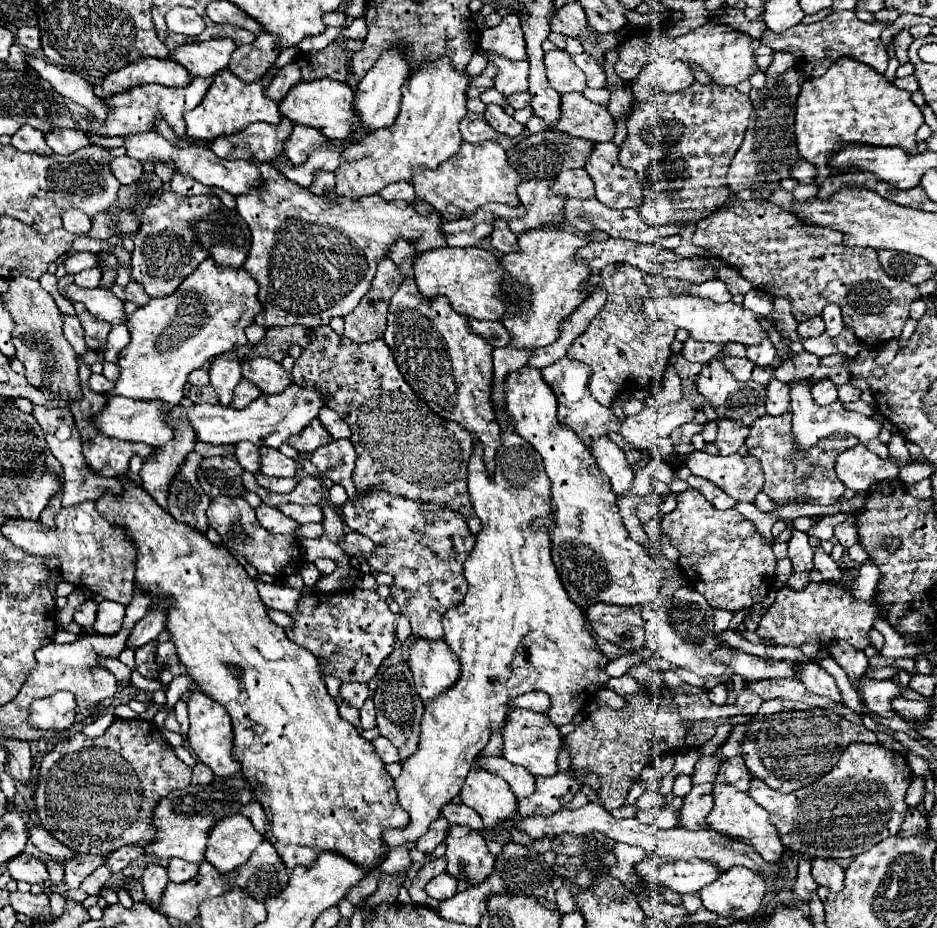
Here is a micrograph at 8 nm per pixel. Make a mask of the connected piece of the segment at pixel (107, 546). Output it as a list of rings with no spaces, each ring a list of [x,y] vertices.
[[[87,501],[83,505],[63,507],[55,517],[55,529],[49,529],[41,521],[7,517],[1,523],[1,533],[29,555],[57,557],[61,561],[59,571],[63,581],[75,587],[85,587],[91,593],[101,595],[103,599],[119,601],[123,605],[131,603],[135,593],[133,587],[135,567],[133,567],[131,549],[123,539],[127,535],[121,529],[115,529],[113,525],[105,523],[105,519],[97,513],[93,501]]]

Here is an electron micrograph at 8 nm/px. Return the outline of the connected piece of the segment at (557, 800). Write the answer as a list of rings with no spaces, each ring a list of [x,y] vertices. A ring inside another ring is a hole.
[[[567,771],[553,777],[537,777],[535,793],[529,795],[527,799],[519,799],[517,807],[519,813],[523,815],[535,811],[543,811],[543,815],[547,815],[547,811],[559,811],[563,807],[563,797],[567,793],[575,795],[577,791],[579,791],[579,783]]]

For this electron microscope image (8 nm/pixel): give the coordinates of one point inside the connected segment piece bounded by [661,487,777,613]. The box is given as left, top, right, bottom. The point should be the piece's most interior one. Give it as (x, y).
(725, 559)

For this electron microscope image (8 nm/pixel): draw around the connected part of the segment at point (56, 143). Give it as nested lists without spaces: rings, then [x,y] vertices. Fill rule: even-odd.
[[[51,129],[43,133],[47,145],[59,155],[71,155],[89,143],[89,137],[79,129]]]

